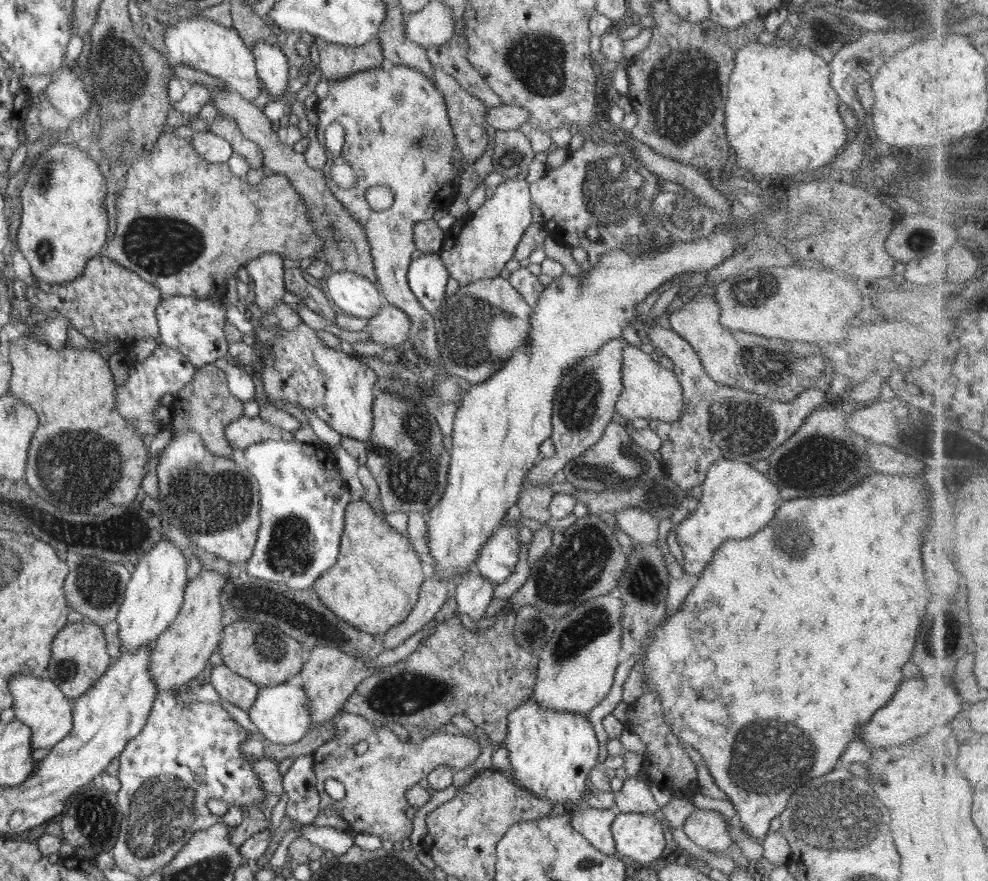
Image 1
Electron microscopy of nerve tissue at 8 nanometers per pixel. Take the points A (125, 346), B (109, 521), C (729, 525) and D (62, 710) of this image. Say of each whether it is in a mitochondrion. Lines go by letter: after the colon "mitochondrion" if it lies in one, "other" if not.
A: other
B: mitochondrion
C: other
D: other

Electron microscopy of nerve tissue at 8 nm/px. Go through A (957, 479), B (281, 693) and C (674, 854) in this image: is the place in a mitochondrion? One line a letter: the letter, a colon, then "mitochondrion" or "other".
A: other
B: other
C: other

